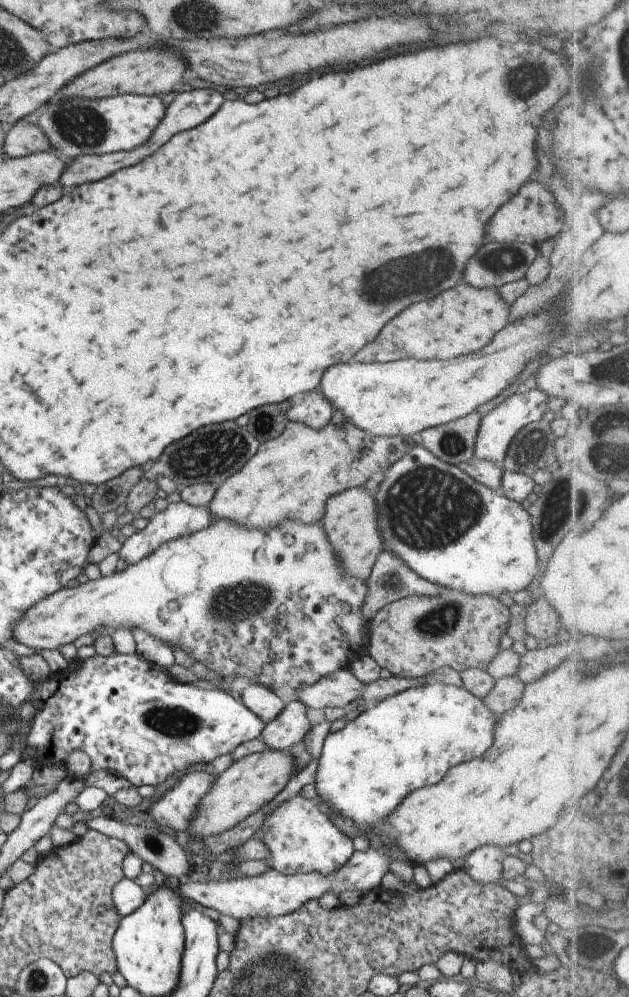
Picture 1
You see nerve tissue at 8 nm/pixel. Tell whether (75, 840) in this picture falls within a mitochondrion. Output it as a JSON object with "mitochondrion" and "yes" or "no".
{"mitochondrion":"no"}

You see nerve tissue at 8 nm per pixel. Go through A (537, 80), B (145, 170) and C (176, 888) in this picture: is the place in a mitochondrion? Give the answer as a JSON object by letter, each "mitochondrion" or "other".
{"A":"mitochondrion","B":"other","C":"other"}

